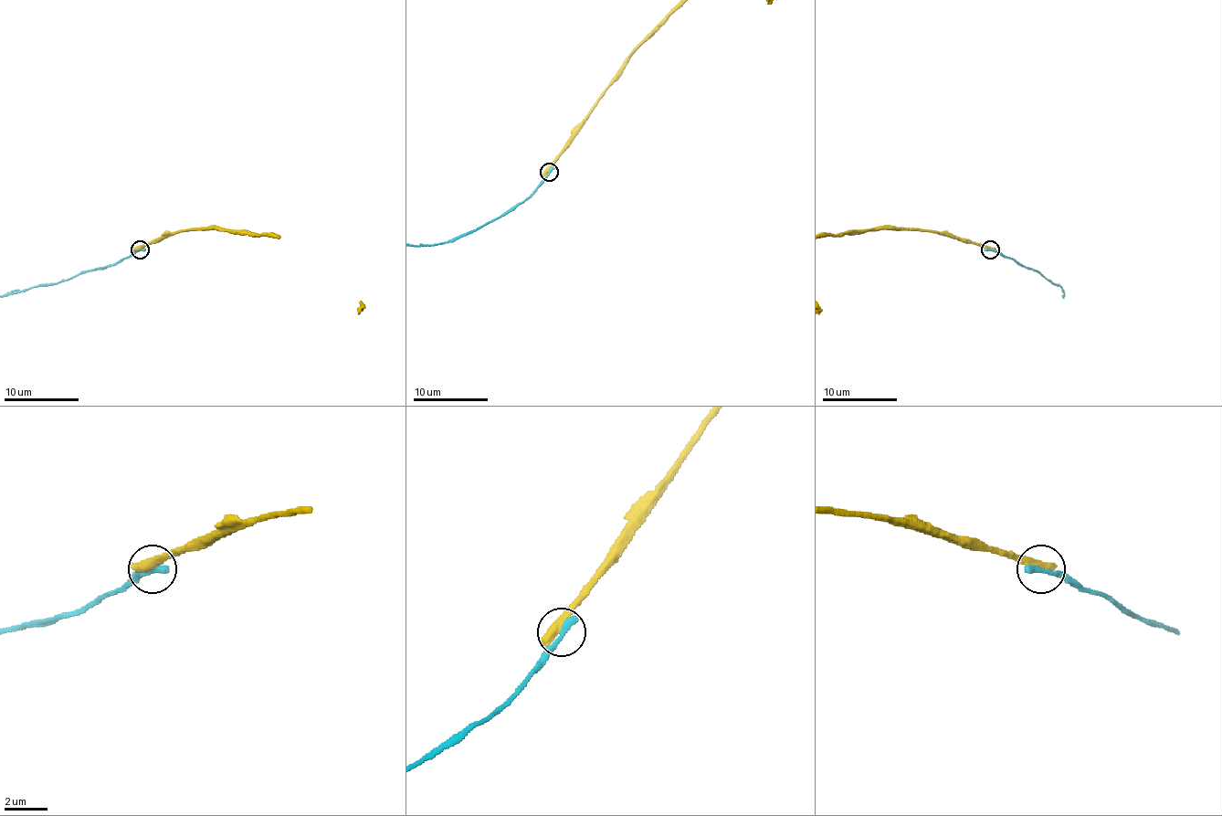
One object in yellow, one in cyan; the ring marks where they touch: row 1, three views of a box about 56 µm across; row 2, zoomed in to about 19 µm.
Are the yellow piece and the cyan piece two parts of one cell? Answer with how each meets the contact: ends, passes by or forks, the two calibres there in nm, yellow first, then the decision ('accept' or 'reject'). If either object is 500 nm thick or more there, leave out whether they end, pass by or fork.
550 nm thick on the yellow side, 360 nm on the other; reject

